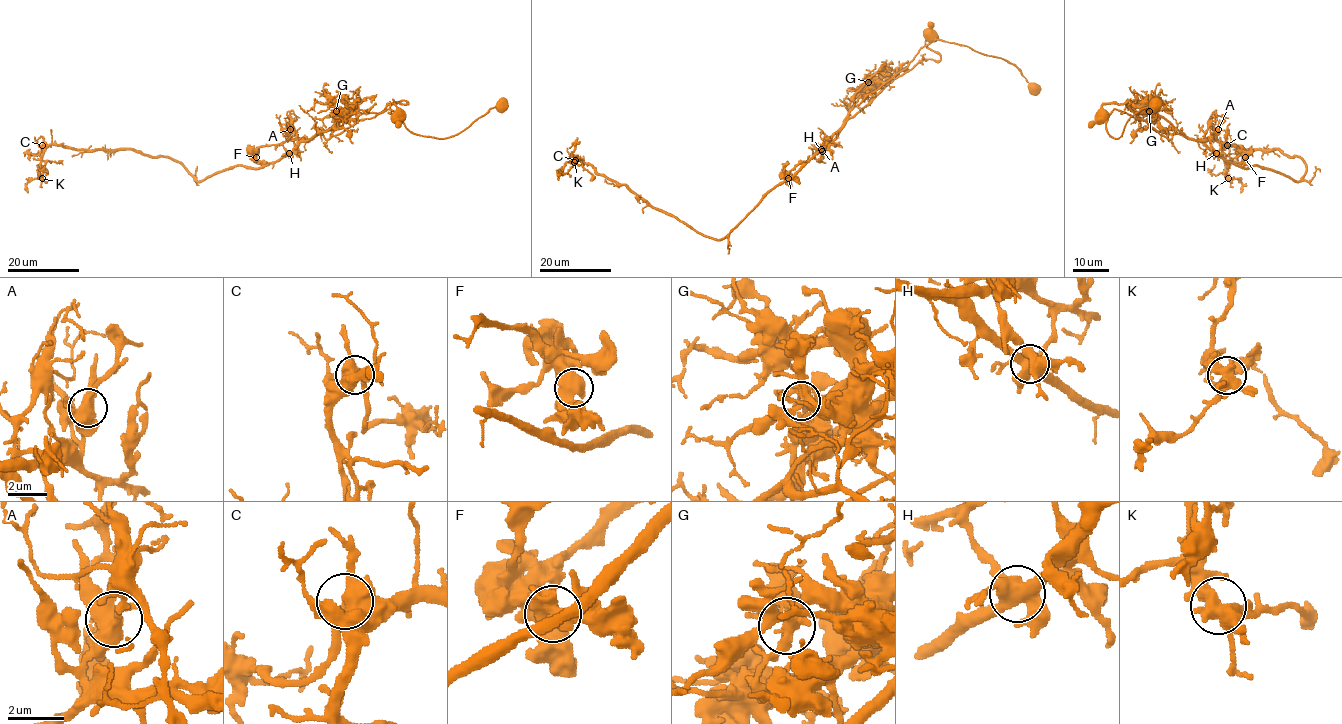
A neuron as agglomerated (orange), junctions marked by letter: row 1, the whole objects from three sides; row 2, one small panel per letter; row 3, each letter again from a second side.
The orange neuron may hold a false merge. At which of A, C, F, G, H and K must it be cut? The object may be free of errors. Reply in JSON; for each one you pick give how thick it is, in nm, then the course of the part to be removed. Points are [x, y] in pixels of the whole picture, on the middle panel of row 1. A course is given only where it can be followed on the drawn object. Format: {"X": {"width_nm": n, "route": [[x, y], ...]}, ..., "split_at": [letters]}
{"H": {"width_nm": 550, "route": [[822, 149], [720, 239], [650, 207], [577, 156], [561, 174]]}, "split_at": ["H"]}

